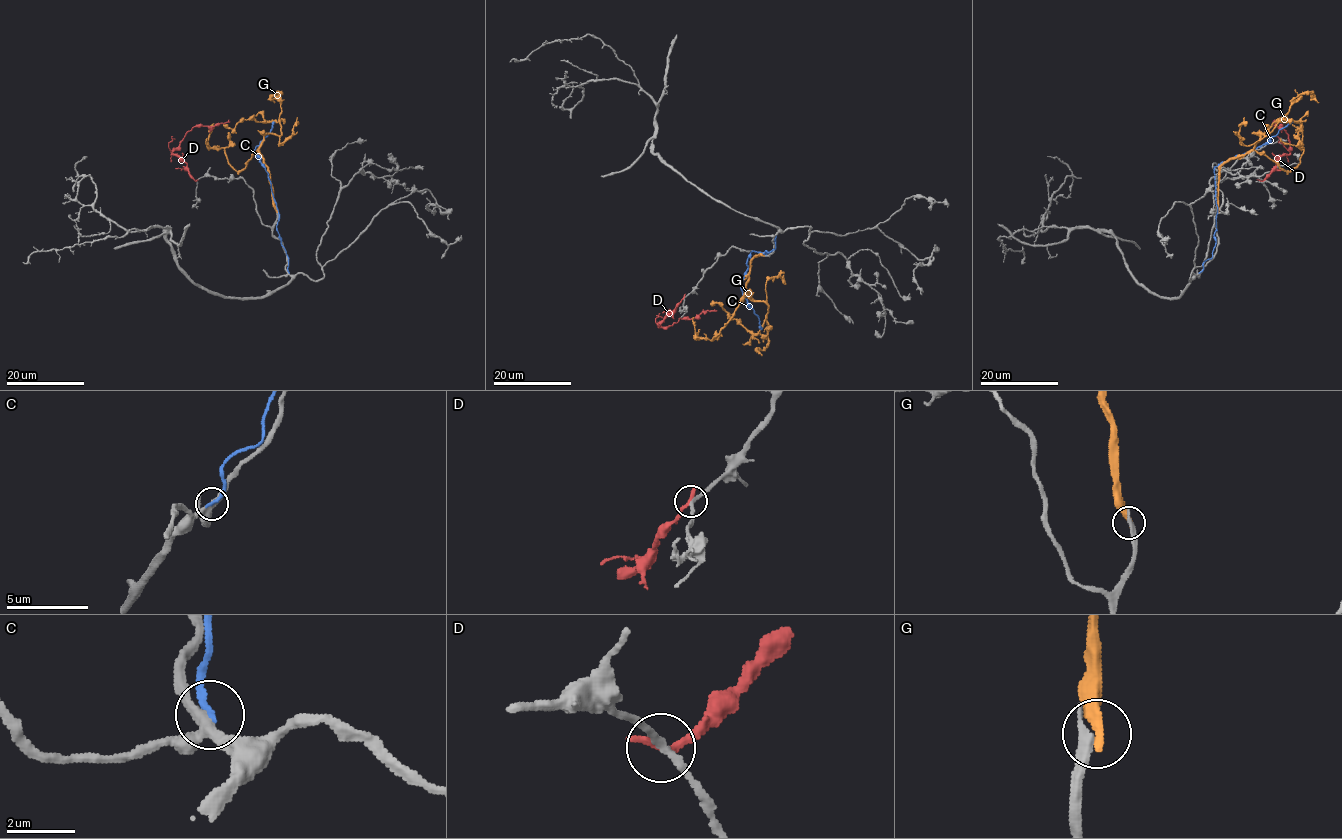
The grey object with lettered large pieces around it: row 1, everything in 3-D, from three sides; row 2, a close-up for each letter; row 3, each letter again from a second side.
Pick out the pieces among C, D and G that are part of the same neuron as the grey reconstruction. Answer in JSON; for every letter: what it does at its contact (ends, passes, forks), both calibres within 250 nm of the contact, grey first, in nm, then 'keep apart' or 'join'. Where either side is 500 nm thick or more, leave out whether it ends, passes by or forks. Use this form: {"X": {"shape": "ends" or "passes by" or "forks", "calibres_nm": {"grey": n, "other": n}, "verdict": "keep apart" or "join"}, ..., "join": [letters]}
{"C": {"shape": "ends", "calibres_nm": {"grey": 280, "other": 200}, "verdict": "keep apart"}, "D": {"shape": "ends", "calibres_nm": {"grey": 220, "other": 280}, "verdict": "keep apart"}, "G": {"shape": "ends", "calibres_nm": {"grey": 320, "other": 360}, "verdict": "keep apart"}, "join": []}

